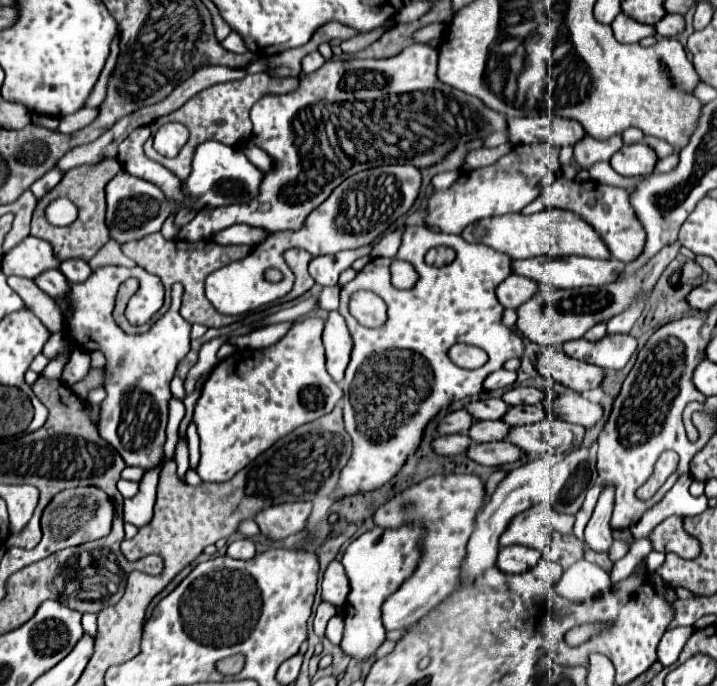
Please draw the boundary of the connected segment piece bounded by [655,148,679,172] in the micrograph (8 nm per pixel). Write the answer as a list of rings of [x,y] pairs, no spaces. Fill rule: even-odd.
[[[675,148],[675,152],[673,152],[671,156],[659,158],[659,160],[657,160],[655,170],[657,170],[657,172],[669,172],[669,170],[673,170],[673,168],[677,166],[677,162],[679,162],[679,150]]]

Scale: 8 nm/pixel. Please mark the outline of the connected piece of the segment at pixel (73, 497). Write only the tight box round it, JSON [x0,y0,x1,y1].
[37,486,115,560]

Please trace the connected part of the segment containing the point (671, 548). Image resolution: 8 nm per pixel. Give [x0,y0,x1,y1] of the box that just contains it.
[649,516,701,558]

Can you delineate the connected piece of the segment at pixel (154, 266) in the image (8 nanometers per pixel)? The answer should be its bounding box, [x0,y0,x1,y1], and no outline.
[121,232,251,328]

